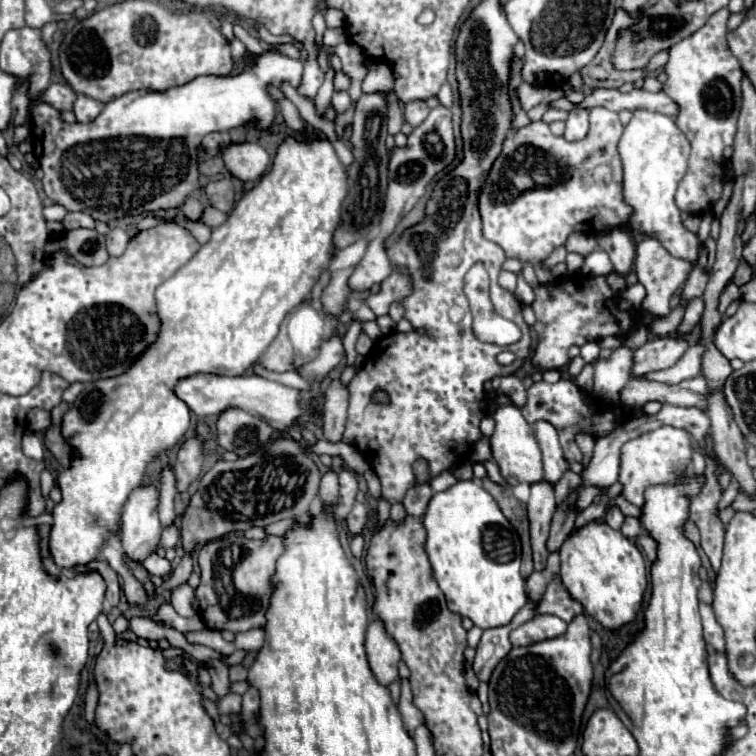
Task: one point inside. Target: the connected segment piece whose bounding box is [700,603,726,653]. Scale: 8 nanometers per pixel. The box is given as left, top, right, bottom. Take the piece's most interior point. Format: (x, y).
(713, 633)

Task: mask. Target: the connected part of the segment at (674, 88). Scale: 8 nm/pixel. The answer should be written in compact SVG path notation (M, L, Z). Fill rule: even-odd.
M720 9L718 13L714 13L708 19L708 23L702 29L698 29L692 37L686 37L684 41L672 45L672 49L668 51L668 55L670 55L668 63L664 65L664 73L668 75L668 81L664 83L664 93L680 105L680 117L676 117L676 125L688 137L688 141L692 145L688 171L676 191L676 205L684 213L708 211L720 199L720 195L722 195L722 151L726 145L732 145L734 133L736 133L736 121L738 121L740 105L742 105L744 73L726 43L728 17L730 17L728 9Z

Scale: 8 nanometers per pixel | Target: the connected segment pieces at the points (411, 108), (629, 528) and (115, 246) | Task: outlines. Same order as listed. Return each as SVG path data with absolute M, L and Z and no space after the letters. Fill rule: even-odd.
M410 101L404 107L404 117L412 127L420 125L428 117L428 113L430 113L430 107L426 105L426 101Z
M626 517L624 523L622 523L622 529L620 529L628 539L634 539L636 535L642 533L642 527L640 527L640 521L636 517Z
M112 229L108 235L106 235L106 247L108 247L108 255L110 257L120 257L128 245L130 237L126 235L124 229Z

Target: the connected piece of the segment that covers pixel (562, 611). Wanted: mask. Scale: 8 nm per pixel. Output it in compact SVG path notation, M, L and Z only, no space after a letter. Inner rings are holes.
M555 575L553 578L558 579L553 579L549 582L538 606L538 612L556 615L566 621L566 623L569 623L576 615L584 613L583 606L571 598L559 575Z

